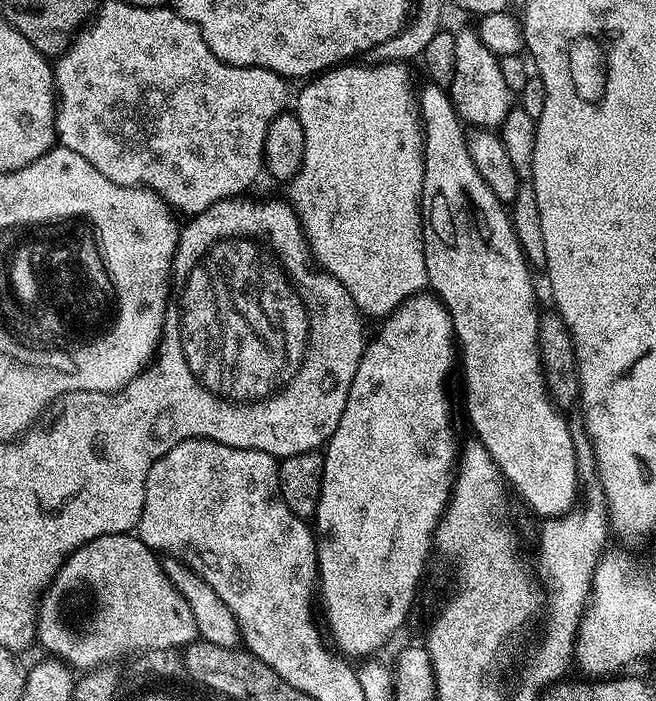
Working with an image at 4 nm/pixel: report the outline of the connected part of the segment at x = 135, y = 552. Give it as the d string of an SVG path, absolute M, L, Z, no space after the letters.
M110 534L102 538L94 538L89 544L82 545L73 555L65 559L64 564L58 570L58 574L53 578L51 584L44 589L44 594L40 598L38 611L36 613L36 640L45 648L49 657L63 660L69 668L73 670L97 670L105 666L112 666L115 660L120 660L123 656L132 656L135 652L144 652L140 654L151 654L158 650L167 648L183 649L185 646L193 643L197 639L196 627L194 626L194 614L190 614L190 606L186 606L186 598L174 590L170 578L166 578L164 565L161 557L147 548L141 542L140 537L135 534Z

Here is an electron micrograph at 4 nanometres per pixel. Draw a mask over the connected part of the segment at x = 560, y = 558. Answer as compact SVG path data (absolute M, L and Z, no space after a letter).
M569 415L568 429L574 442L576 475L582 485L582 503L575 510L562 516L545 519L541 523L544 525L540 528L540 556L544 559L544 566L548 570L550 612L558 612L558 616L562 618L562 628L566 630L568 626L574 626L577 629L580 625L580 615L584 612L584 605L588 603L588 595L592 593L594 570L610 544L608 541L608 528L610 529L608 498L604 493L600 474L596 470L595 448L584 425L583 415Z

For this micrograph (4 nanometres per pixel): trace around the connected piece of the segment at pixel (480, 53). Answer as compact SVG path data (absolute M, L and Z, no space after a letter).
M461 31L454 42L454 82L450 95L461 120L476 130L499 129L514 107L514 94L502 78L500 57L483 45L475 31Z

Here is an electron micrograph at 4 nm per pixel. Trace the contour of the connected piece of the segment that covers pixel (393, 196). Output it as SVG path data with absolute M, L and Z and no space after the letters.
M368 62L365 68L348 68L352 66L337 66L319 73L307 81L304 92L295 93L294 115L302 122L302 134L306 134L308 154L302 158L302 170L287 185L287 199L290 201L300 224L304 227L304 235L312 248L313 257L324 271L328 272L356 300L361 313L365 317L380 316L388 318L401 305L407 303L412 296L423 293L428 288L426 274L426 254L424 253L424 218L420 206L422 194L422 174L424 173L424 129L414 111L414 88L408 81L408 72L400 62Z

